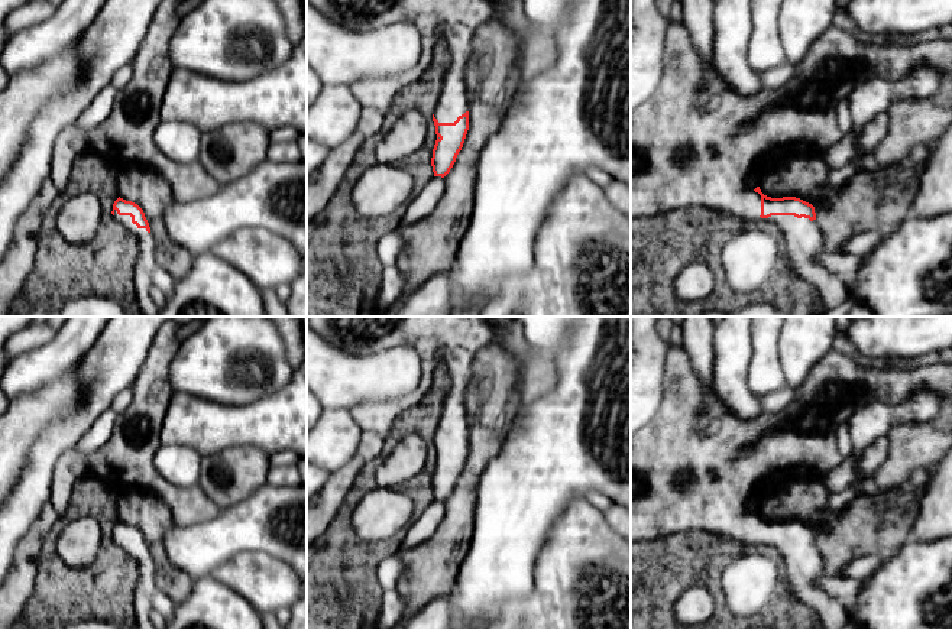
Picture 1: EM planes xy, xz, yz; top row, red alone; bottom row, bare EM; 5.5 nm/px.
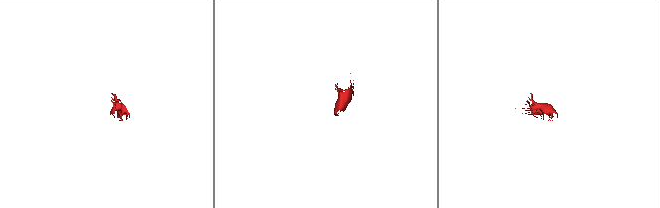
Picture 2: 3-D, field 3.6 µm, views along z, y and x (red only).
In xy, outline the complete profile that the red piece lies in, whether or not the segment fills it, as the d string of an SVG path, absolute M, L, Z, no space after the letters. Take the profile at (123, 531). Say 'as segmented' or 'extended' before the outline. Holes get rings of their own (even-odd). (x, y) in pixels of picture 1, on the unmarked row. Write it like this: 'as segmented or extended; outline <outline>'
extended; outline M117 522L113 528L116 545L132 560L139 570L139 580L133 593L133 606L136 623L139 629L156 629L152 623L150 613L153 610L152 596L159 591L156 586L156 567L150 557L149 547L143 534L123 522Z

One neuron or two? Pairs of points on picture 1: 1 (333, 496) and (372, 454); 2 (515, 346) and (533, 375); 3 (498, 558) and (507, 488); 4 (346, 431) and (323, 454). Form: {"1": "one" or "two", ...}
{"1": "one", "2": "one", "3": "one", "4": "one"}

